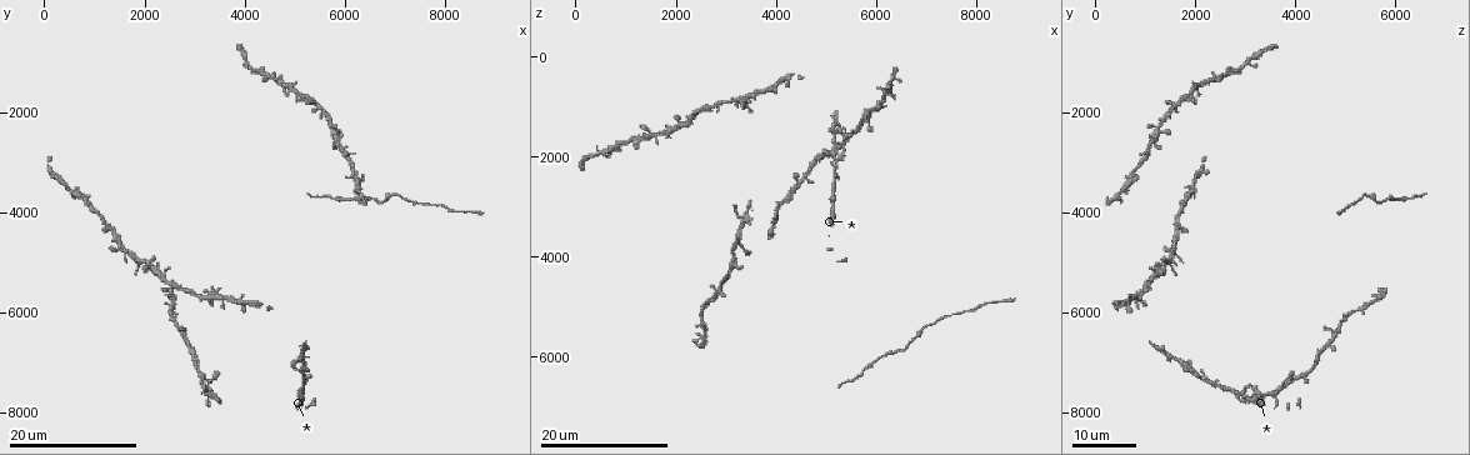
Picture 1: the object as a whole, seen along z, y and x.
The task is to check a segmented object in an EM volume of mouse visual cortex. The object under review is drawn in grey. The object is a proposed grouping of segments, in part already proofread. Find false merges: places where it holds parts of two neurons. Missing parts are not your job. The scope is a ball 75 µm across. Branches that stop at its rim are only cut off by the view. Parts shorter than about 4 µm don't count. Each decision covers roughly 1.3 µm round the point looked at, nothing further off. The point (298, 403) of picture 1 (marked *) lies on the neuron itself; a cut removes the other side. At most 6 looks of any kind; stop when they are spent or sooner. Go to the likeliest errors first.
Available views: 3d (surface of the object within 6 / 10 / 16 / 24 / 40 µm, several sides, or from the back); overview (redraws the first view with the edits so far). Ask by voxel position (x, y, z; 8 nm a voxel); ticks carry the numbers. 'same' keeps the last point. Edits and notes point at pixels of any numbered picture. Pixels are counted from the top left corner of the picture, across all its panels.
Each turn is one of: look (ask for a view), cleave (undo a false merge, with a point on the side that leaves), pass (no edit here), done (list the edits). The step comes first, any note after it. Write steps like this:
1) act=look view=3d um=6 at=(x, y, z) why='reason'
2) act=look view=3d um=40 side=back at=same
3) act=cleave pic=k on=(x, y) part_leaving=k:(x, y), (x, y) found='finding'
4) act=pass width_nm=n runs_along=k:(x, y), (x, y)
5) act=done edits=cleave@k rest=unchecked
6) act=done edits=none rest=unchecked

act=look view=3d um=16 at=(2550, 5550, 5800) why='thick turns thin'

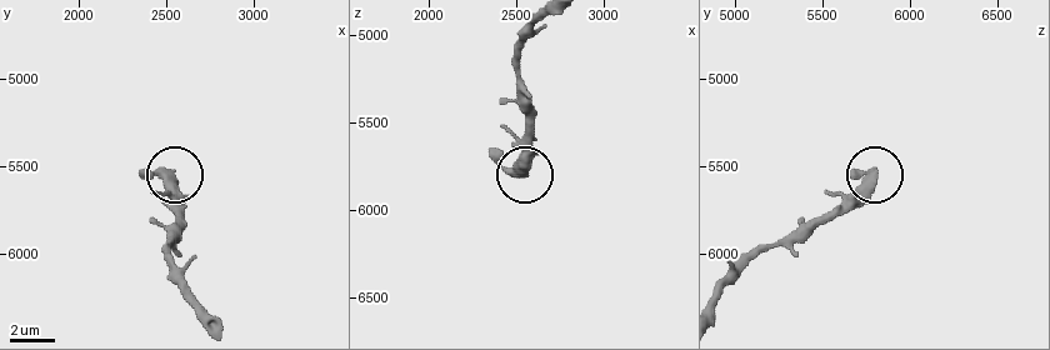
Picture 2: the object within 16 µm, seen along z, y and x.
act=look view=3d um=10 at=(2540, 5580, 5780)

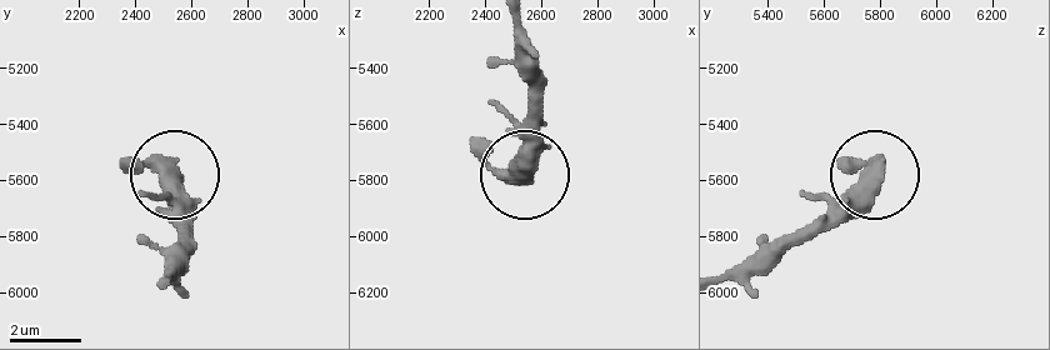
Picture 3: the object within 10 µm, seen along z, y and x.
act=pass width_nm=420 runs_along=3:(724, 281), (778, 264), (873, 176) found='all the same neuron'

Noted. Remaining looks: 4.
act=look view=3d um=16 at=(2500, 5950, 5200) why='thin neck'

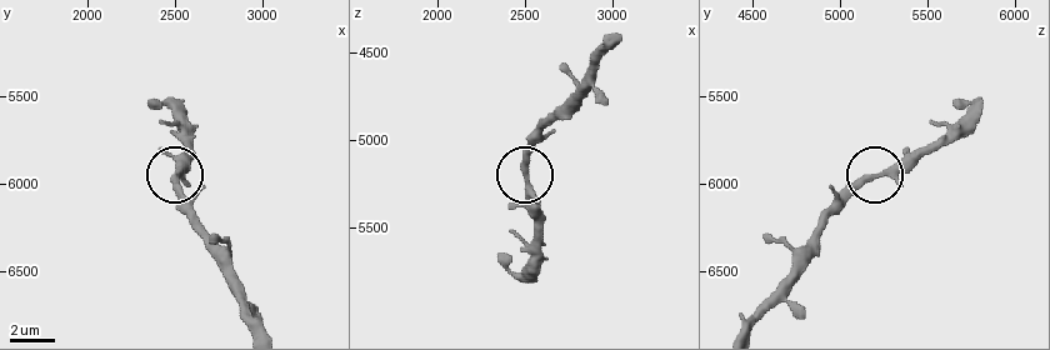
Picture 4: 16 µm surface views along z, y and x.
act=look view=3d um=6 at=(2500, 5960, 5200)

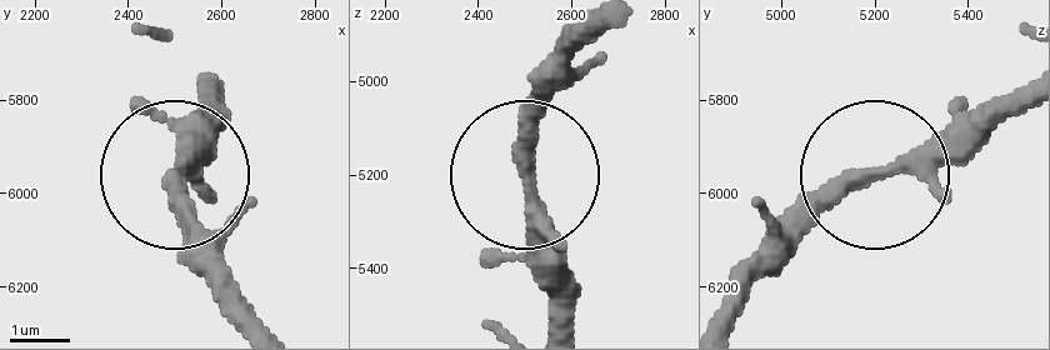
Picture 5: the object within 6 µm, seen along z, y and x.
act=pass runs_along=5:(599, 29), (524, 164), (554, 323) found='all the same neuron'

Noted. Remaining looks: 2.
act=look view=3d um=24 at=(6950, 3650, 5400)

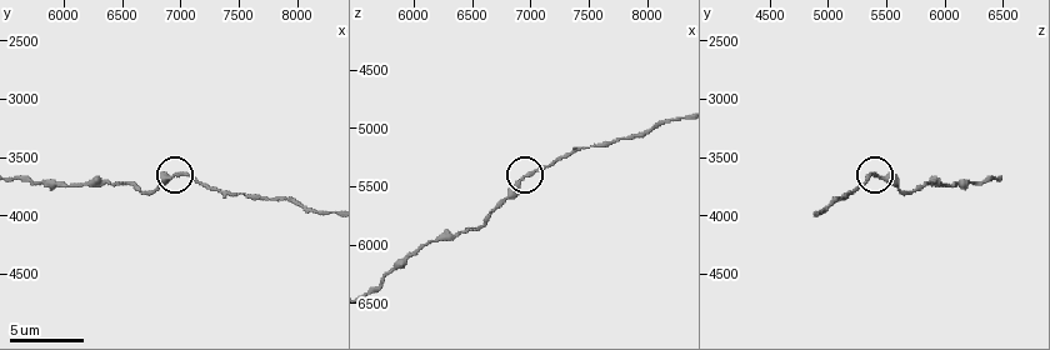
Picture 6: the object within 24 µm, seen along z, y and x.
act=look view=3d um=10 at=(6960, 3660, 5420)

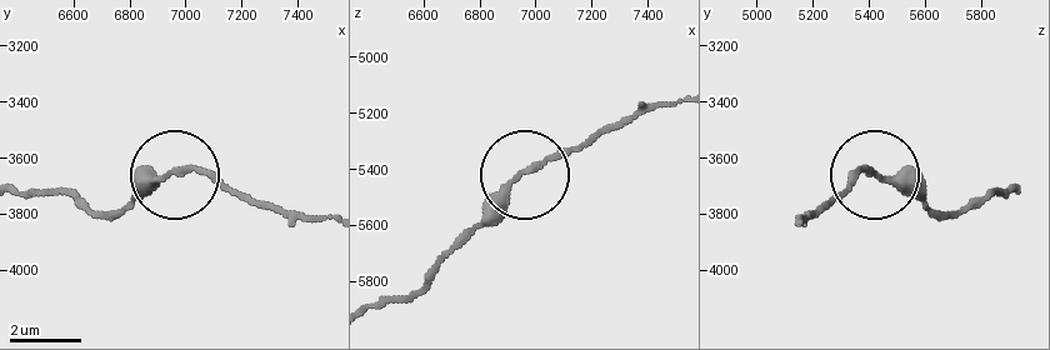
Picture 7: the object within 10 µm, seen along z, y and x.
act=pass found='continuous, no second neuron'

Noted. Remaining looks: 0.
act=done edits=none rest=unchecked

